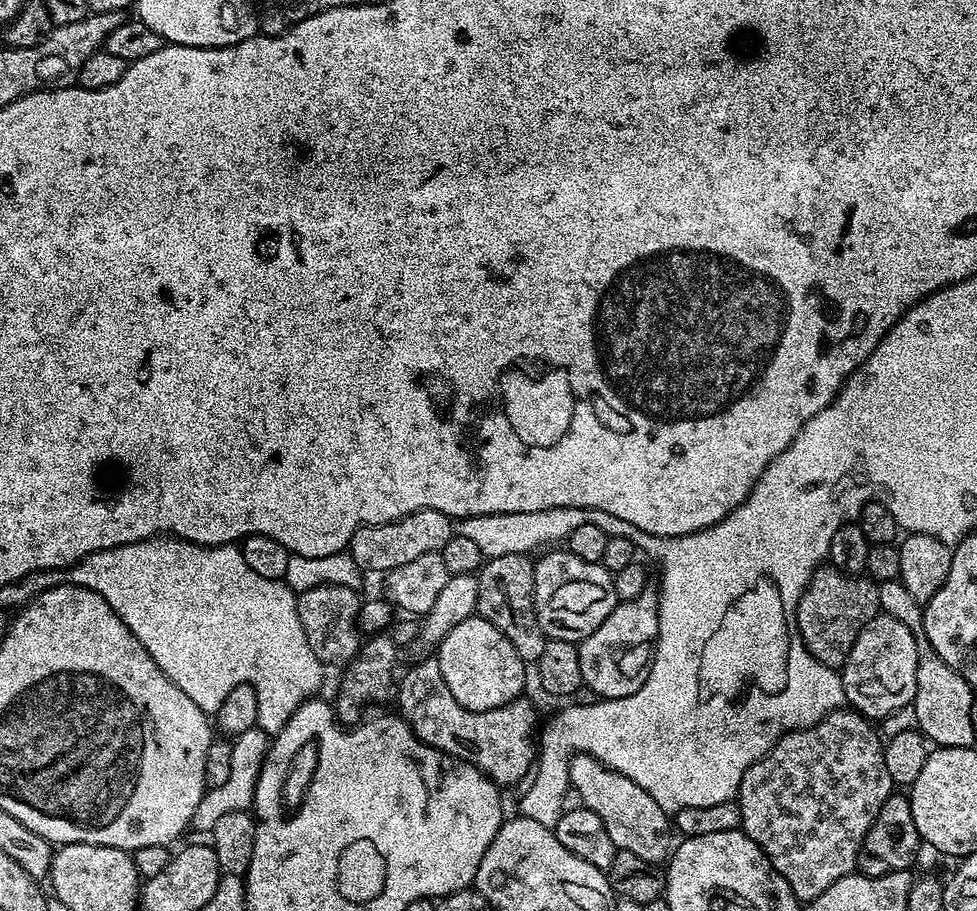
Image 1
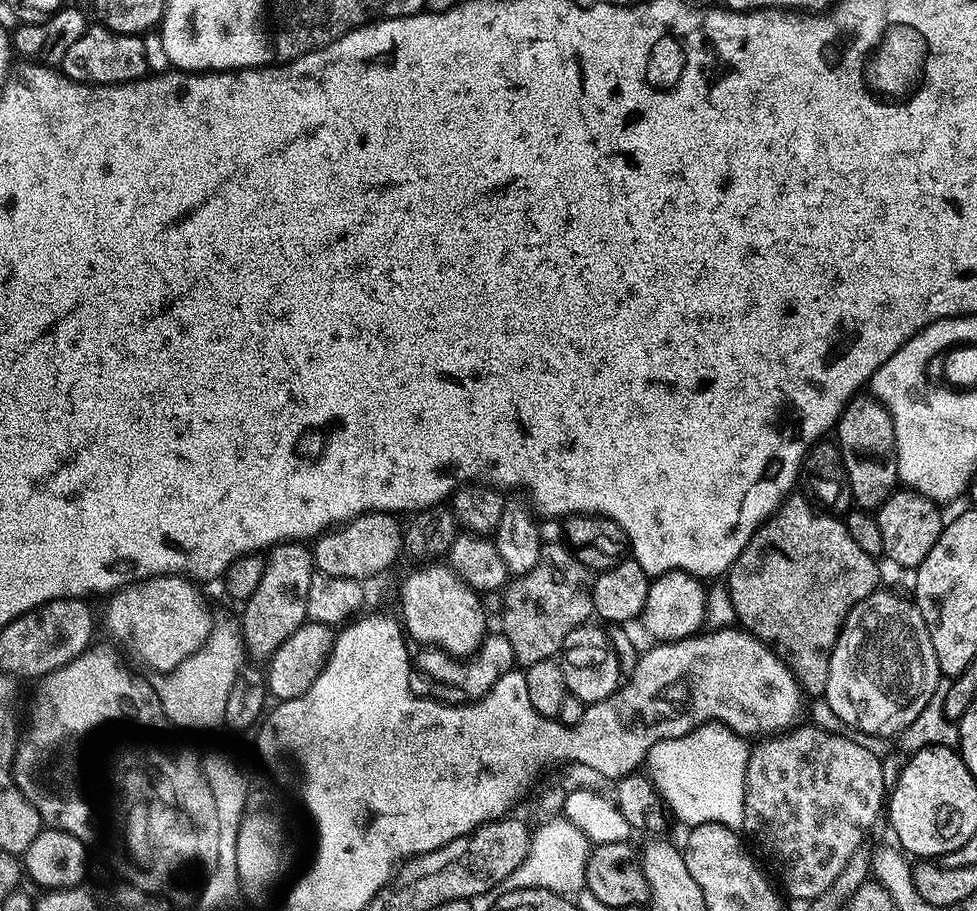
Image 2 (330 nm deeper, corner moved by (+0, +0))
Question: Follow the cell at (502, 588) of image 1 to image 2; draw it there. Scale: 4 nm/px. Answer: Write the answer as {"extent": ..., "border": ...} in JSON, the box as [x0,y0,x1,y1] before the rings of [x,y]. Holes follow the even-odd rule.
{"extent":[502,542,593,665],"border":[[[559,542],[544,544],[534,570],[526,570],[503,589],[502,634],[514,646],[517,665],[553,659],[566,642],[566,634],[589,623],[588,616],[593,615],[593,579],[593,573],[574,558],[571,548]]]}

